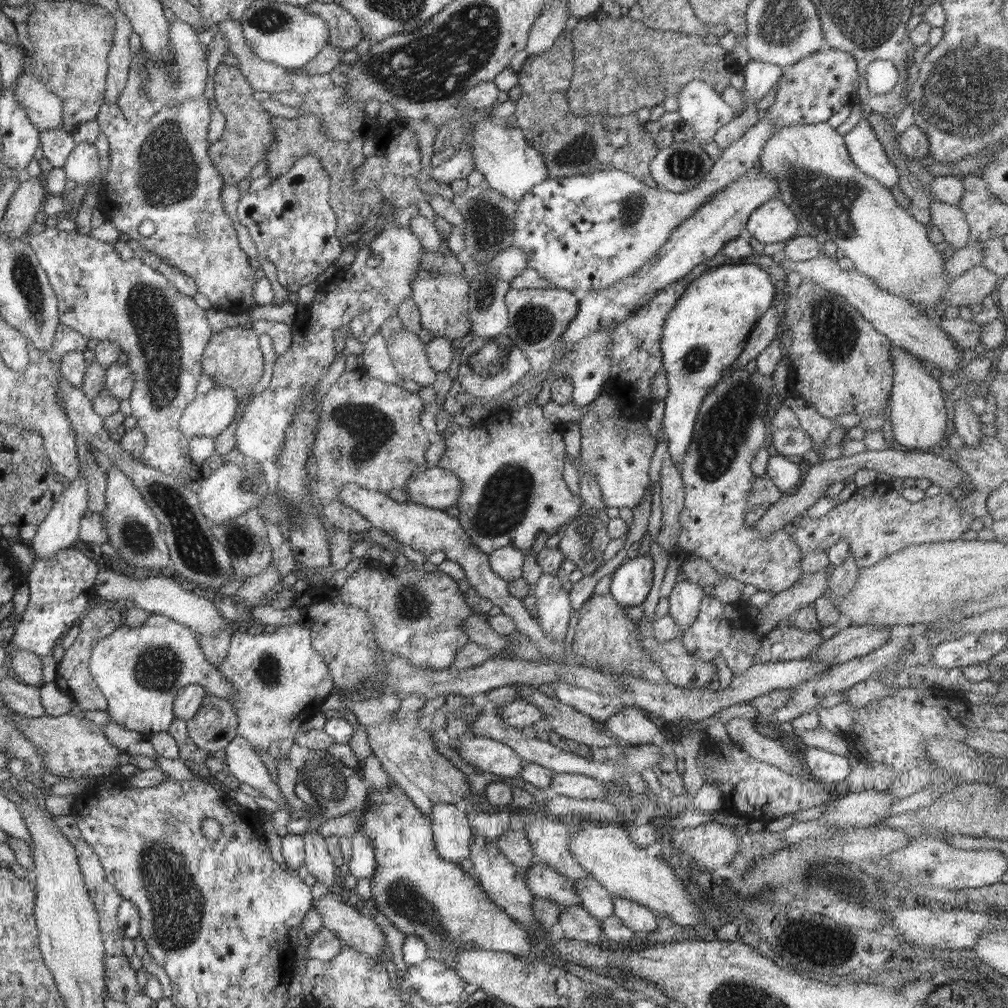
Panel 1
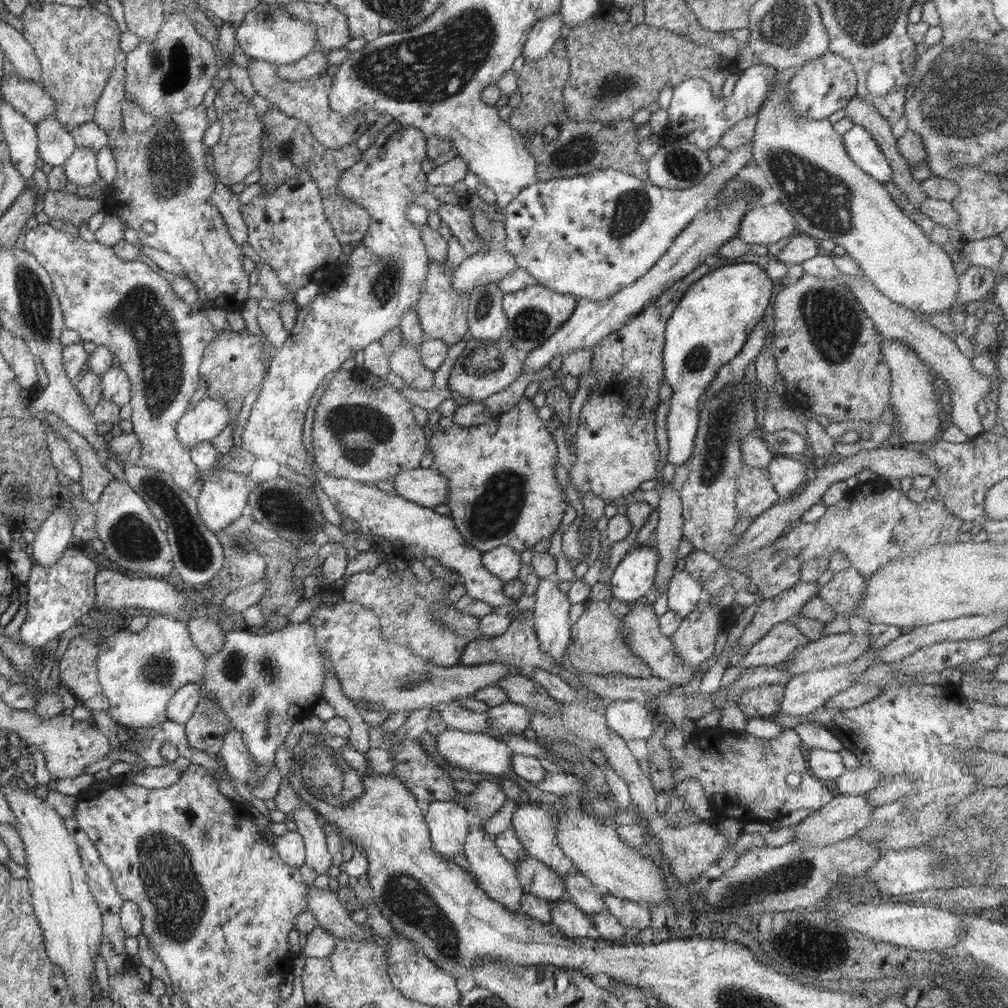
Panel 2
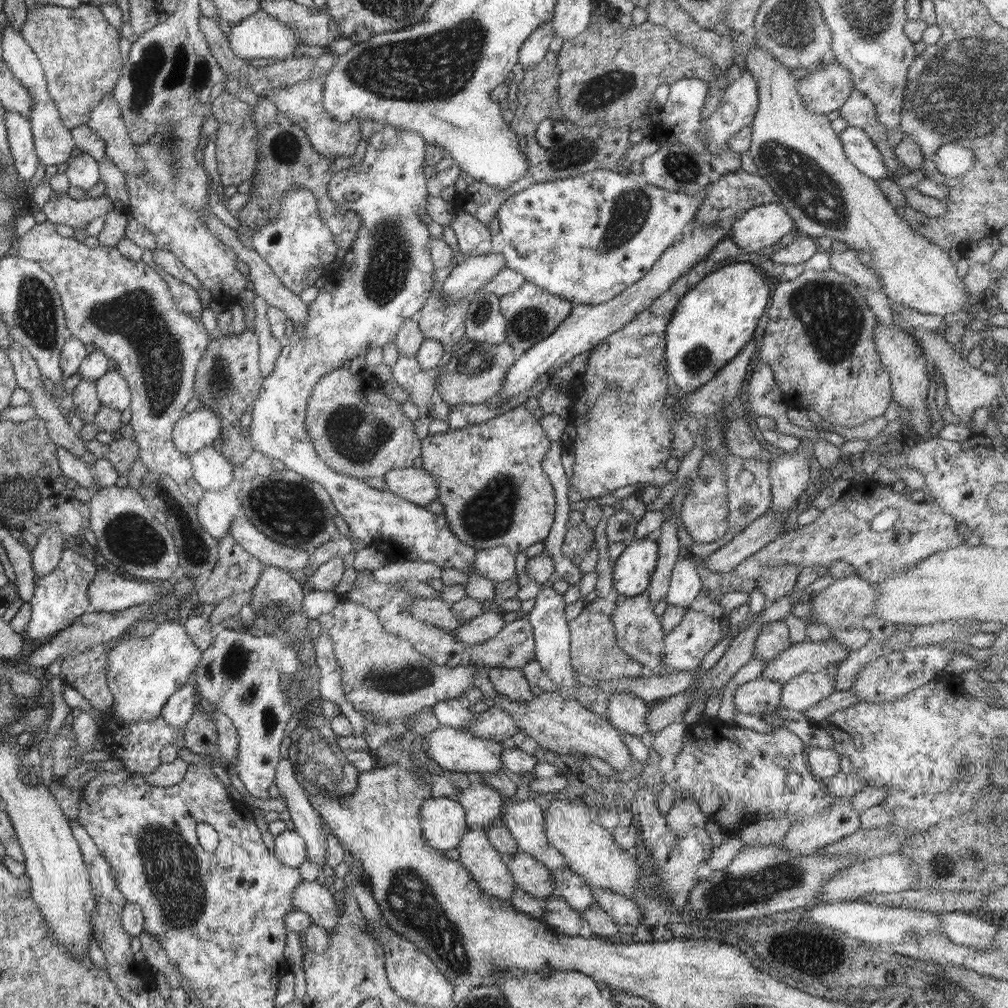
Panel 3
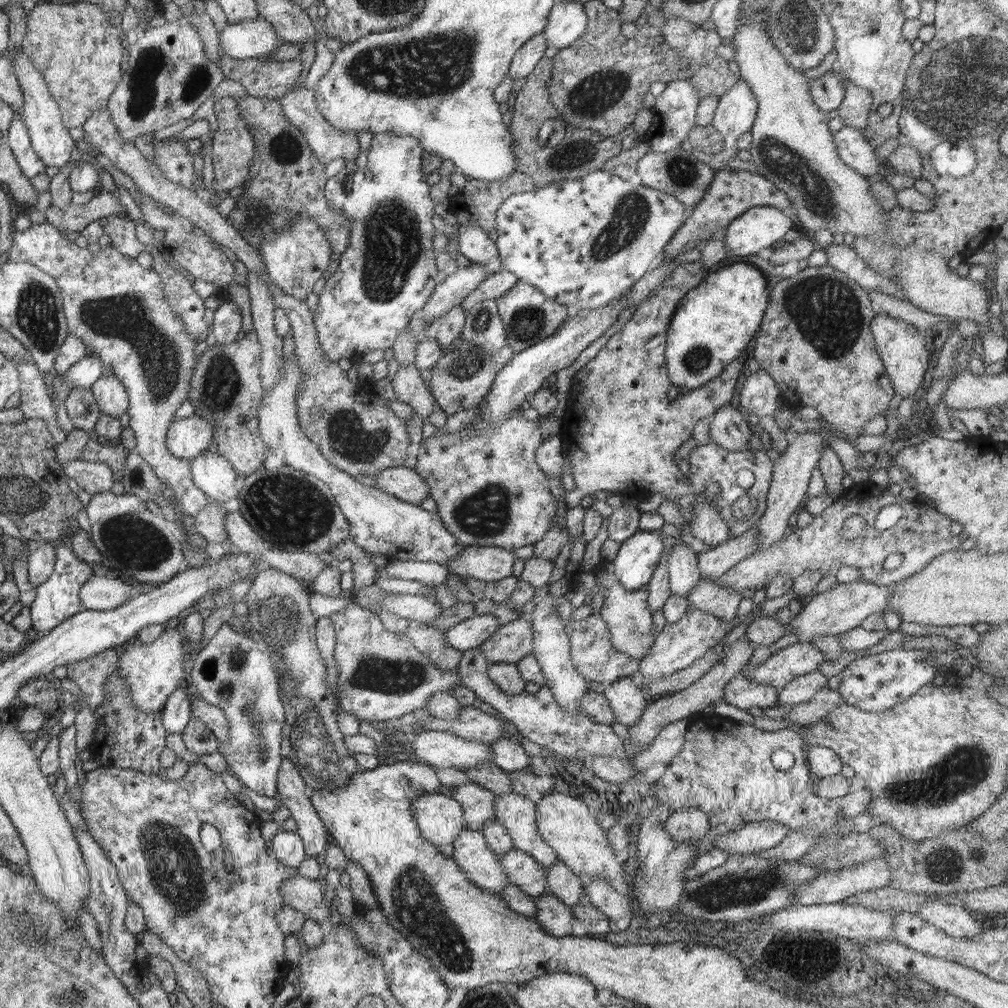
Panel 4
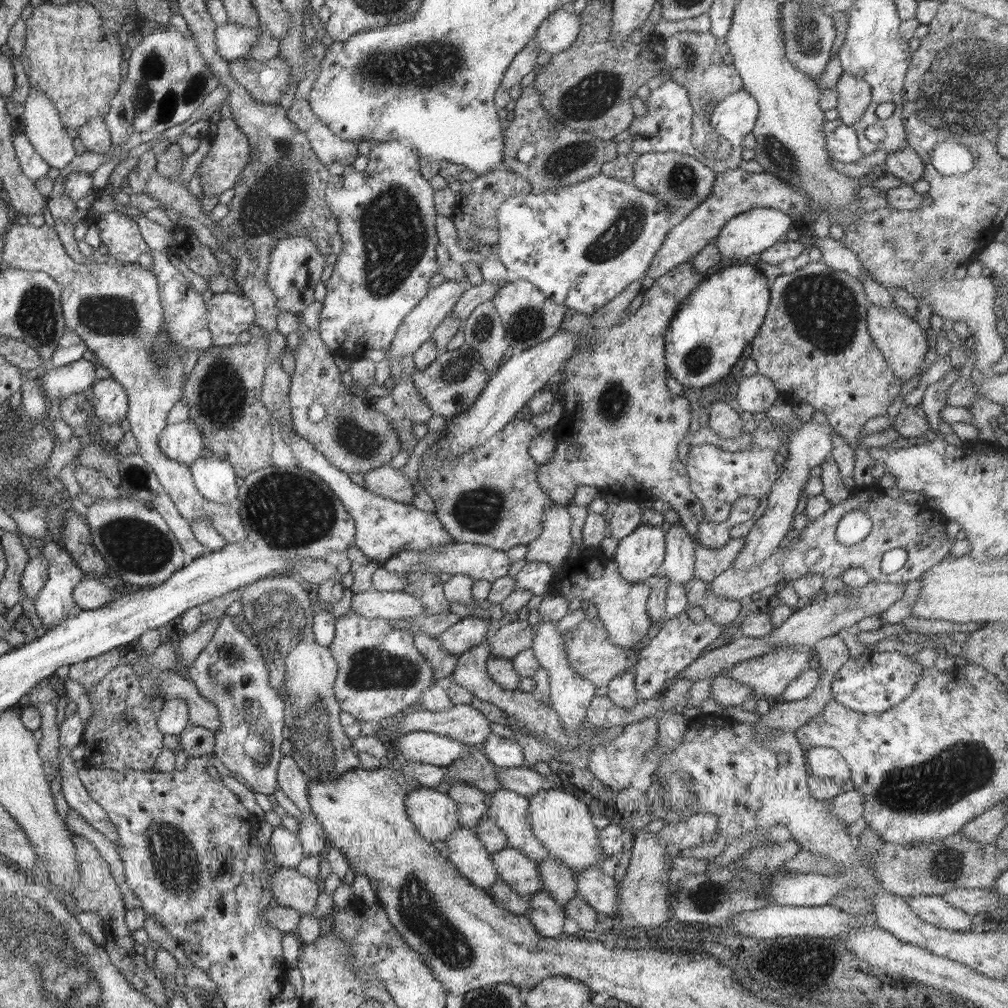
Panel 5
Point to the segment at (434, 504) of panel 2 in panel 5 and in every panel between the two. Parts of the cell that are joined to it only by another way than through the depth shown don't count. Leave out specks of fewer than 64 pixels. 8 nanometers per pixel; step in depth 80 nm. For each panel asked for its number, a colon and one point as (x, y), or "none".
3: (414, 485)
4: (405, 484)
5: (388, 482)

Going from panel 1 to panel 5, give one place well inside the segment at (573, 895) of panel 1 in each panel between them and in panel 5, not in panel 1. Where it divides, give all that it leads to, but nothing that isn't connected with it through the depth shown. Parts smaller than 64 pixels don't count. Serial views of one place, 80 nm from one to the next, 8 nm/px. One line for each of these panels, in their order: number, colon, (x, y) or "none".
2: (537, 879)
3: (530, 875)
4: (522, 870)
5: (521, 873)

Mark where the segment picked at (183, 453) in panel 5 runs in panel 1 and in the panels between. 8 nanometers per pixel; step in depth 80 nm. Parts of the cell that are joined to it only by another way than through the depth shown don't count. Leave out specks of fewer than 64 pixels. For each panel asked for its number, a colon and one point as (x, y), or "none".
1: (209, 415)
2: (202, 422)
3: (196, 430)
4: (188, 438)

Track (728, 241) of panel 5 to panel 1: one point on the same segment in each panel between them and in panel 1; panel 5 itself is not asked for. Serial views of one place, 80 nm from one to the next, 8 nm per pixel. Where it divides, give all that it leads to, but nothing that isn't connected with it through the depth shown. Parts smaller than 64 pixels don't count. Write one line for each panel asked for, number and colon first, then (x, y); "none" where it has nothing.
1: (773, 222)
2: (763, 224)
3: (761, 226)
4: (756, 231)

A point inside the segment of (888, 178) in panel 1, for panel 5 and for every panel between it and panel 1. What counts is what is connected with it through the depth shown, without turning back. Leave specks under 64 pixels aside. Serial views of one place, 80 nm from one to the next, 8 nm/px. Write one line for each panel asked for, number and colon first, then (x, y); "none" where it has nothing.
2: (861, 147)
3: (859, 148)
4: (852, 147)
5: (842, 144)

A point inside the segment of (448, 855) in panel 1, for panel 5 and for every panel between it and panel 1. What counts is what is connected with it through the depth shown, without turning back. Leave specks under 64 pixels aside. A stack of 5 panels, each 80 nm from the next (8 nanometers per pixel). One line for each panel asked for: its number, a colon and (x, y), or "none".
2: (448, 827)
3: (442, 819)
4: (439, 817)
5: (434, 814)

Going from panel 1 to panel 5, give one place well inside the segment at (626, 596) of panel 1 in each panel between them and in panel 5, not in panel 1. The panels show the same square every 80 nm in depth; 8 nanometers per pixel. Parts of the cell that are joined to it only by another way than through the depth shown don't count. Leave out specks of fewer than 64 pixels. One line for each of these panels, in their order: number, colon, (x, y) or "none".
2: (634, 577)
3: (633, 570)
4: (636, 561)
5: (639, 555)

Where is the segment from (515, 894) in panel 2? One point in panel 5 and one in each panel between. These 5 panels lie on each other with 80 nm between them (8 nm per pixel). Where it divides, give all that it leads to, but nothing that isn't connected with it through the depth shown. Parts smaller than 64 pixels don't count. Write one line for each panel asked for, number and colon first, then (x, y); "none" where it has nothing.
3: (489, 868)
4: (471, 851)
5: (466, 851)

